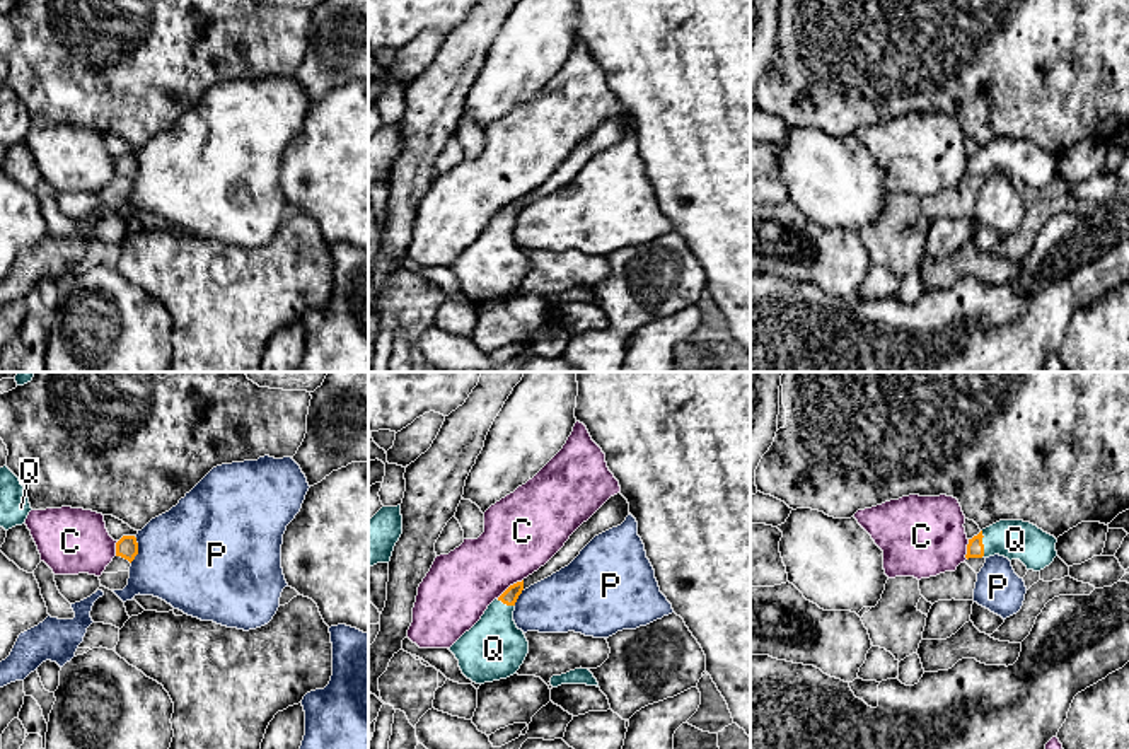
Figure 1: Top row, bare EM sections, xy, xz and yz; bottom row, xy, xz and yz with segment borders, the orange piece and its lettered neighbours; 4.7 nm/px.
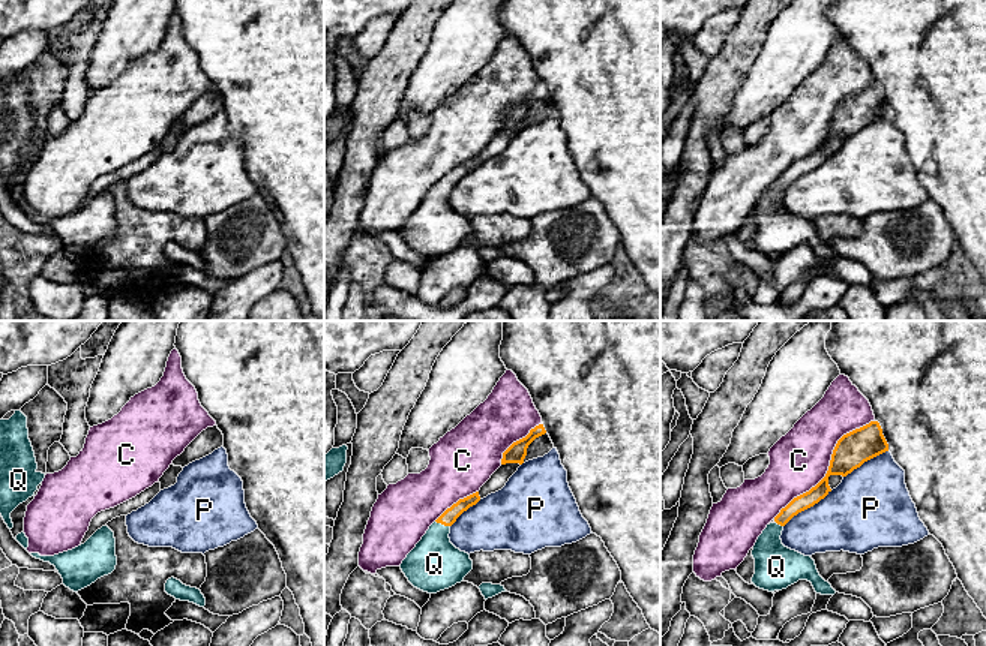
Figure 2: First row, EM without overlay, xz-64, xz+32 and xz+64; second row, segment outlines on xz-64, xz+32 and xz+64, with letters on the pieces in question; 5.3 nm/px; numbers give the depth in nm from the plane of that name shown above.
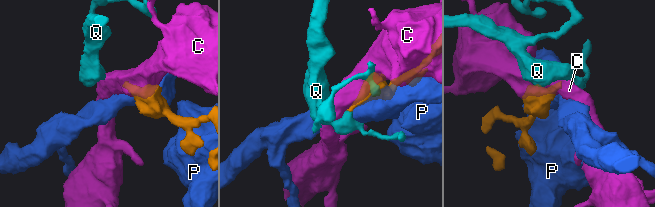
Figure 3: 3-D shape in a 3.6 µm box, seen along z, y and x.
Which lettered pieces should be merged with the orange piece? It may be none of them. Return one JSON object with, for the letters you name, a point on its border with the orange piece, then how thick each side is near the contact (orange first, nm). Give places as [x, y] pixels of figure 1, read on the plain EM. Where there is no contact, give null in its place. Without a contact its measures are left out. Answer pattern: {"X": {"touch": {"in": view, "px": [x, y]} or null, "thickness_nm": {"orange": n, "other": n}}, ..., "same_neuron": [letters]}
{"Q": {"touch": {"in": "yz", "px": [983, 162]}, "thickness_nm": {"orange": 80, "other": 190}}, "same_neuron": ["Q"]}

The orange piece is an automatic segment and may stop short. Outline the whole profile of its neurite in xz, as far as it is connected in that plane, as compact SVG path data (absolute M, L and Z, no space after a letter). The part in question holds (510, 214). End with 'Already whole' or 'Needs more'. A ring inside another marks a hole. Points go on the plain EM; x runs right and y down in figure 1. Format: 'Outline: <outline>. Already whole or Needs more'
Outline: M524 198L510 203L495 217L481 237L449 268L459 278L462 292L476 302L507 297L520 287L529 259L513 239L515 220Z. Needs more

